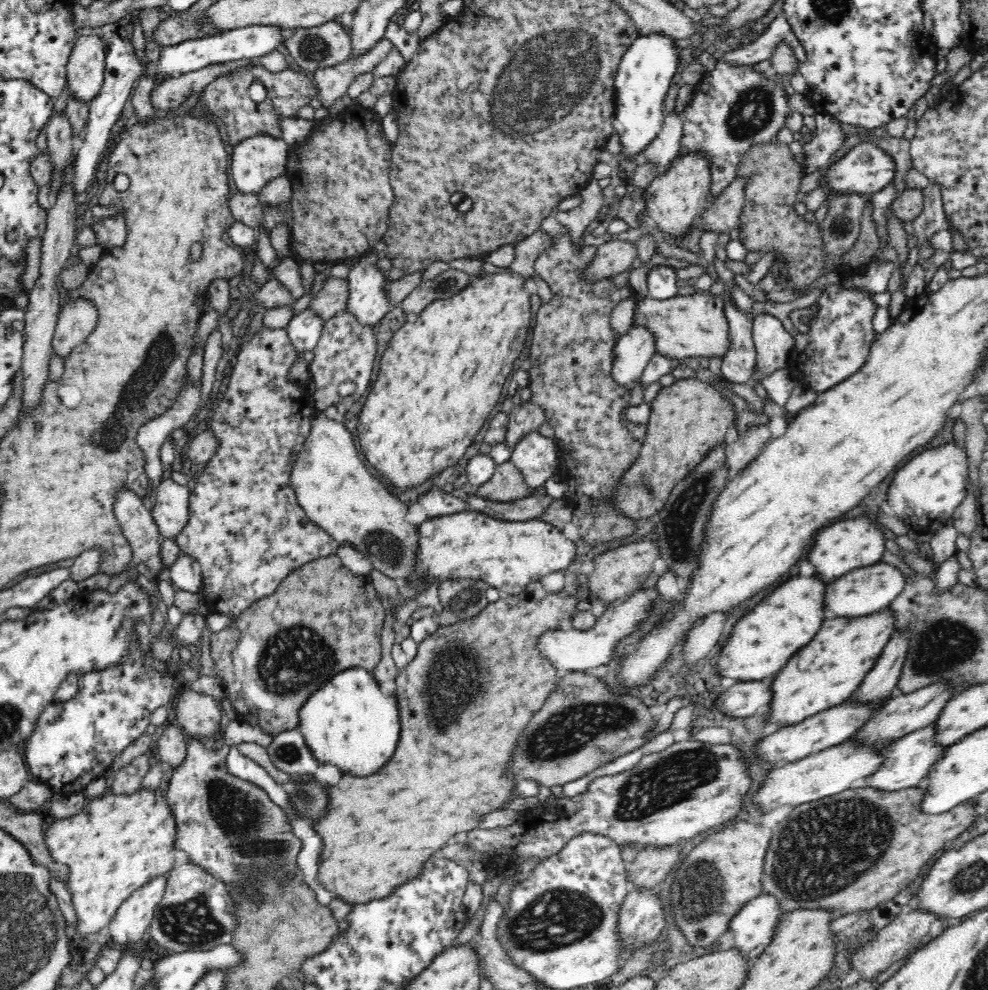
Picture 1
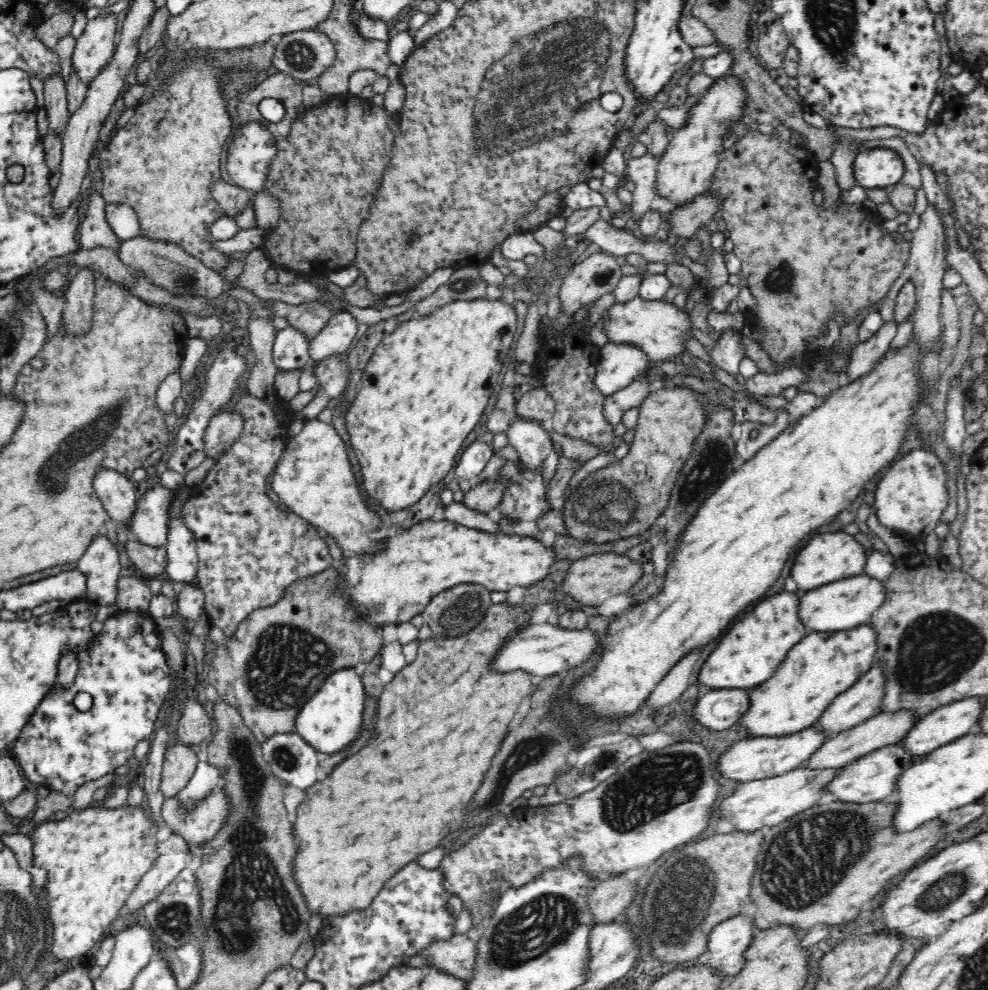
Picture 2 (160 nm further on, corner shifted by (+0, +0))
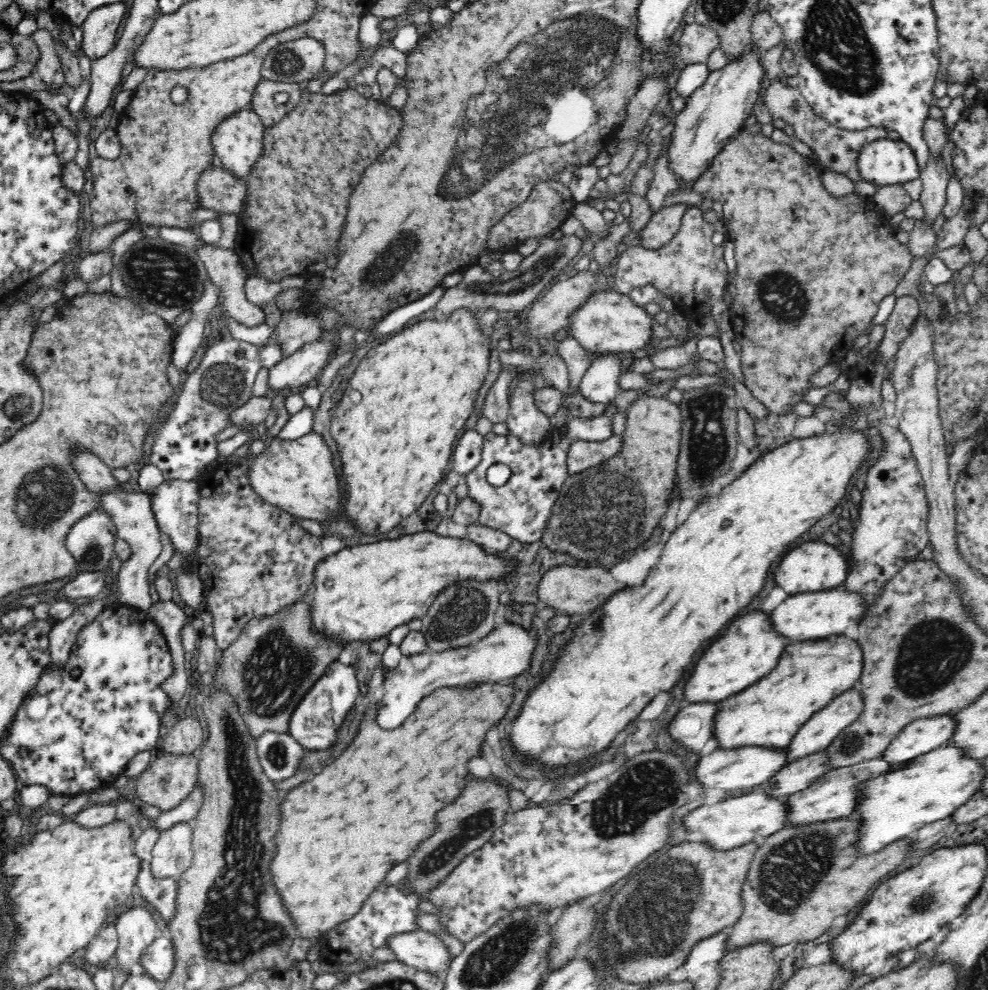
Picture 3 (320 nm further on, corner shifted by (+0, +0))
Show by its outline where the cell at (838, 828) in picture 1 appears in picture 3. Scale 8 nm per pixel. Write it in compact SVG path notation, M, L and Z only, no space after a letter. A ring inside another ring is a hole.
M850 818L836 819L803 827L784 827L767 836L764 844L757 848L750 864L746 882L742 886L743 912L734 926L726 930L725 952L750 946L751 944L770 943L772 948L789 945L792 942L804 944L822 936L835 923L841 923L874 888L874 884L888 872L896 870L904 852L910 846L910 838L897 840L878 852L868 856L856 855L854 842L858 834L858 821Z

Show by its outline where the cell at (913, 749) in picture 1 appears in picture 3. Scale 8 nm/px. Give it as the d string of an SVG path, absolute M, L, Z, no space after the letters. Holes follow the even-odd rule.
M882 756L859 762L848 768L838 768L838 770L829 770L823 776L820 776L814 784L808 788L796 792L787 797L782 803L786 807L786 818L784 818L784 827L803 827L804 825L813 825L836 819L848 818L854 812L854 806L858 804L858 789L856 786L863 781L868 781L872 774L884 775L889 773L889 764L882 759Z

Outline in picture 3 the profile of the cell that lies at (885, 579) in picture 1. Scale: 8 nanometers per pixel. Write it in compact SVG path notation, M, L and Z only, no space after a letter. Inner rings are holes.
M844 588L830 589L820 592L805 592L790 595L776 606L770 615L772 629L789 643L818 640L822 637L842 635L852 626L859 624L860 616L864 612L864 599L862 595L850 593Z

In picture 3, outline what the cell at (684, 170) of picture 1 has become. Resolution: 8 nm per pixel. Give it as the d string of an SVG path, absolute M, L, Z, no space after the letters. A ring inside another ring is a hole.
M752 46L741 56L722 64L709 73L708 78L689 96L685 107L677 113L674 132L668 147L670 169L678 183L696 181L711 166L713 158L746 127L746 118L752 114L752 106L760 96L765 68L762 52Z

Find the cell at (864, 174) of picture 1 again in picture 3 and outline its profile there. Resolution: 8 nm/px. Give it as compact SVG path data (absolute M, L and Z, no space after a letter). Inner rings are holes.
M880 138L865 144L857 164L862 179L880 187L916 180L921 170L914 151L901 139Z

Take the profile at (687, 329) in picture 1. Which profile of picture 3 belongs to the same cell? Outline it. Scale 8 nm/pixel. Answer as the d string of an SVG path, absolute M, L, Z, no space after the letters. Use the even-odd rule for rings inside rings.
M615 289L611 291L594 292L587 300L574 312L570 312L568 316L568 326L566 326L567 335L575 338L576 341L586 351L599 353L616 353L616 352L630 352L634 354L640 348L646 348L651 342L652 332L652 317L648 317L644 308L635 306L633 301L627 295L617 293Z

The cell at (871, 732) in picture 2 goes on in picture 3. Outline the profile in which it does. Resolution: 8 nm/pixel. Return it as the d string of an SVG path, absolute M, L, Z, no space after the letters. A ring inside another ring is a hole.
M826 751L815 752L788 763L766 783L766 795L770 799L784 801L791 794L800 792L829 772Z

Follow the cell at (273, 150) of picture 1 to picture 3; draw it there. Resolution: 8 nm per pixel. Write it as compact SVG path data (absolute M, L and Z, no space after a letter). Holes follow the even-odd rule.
M249 108L238 110L238 112L226 116L210 134L210 143L212 143L212 150L219 166L236 174L236 177L240 177L242 180L246 179L253 165L262 155L264 128L260 117Z

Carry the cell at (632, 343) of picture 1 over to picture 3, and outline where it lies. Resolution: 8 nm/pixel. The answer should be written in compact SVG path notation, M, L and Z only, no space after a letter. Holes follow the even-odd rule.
M605 354L595 359L582 376L580 395L592 403L607 405L621 391L621 377L620 360L614 355Z

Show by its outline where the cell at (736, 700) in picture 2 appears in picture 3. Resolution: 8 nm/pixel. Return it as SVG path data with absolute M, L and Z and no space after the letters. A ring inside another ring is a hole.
M690 704L690 706L682 708L682 710L670 720L667 733L678 746L698 756L701 747L712 737L714 716L716 716L716 704Z

